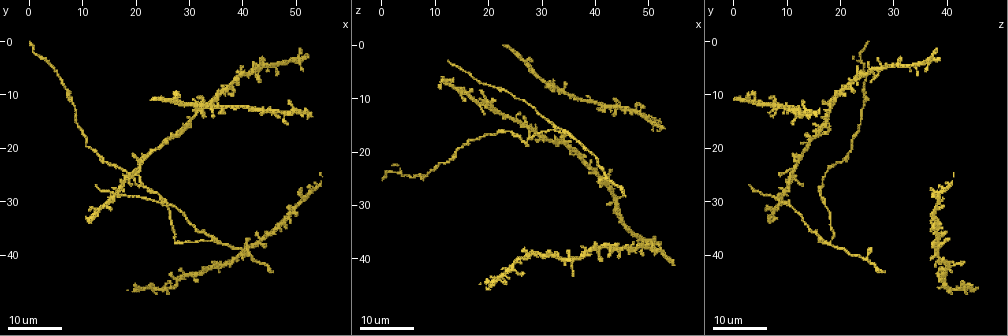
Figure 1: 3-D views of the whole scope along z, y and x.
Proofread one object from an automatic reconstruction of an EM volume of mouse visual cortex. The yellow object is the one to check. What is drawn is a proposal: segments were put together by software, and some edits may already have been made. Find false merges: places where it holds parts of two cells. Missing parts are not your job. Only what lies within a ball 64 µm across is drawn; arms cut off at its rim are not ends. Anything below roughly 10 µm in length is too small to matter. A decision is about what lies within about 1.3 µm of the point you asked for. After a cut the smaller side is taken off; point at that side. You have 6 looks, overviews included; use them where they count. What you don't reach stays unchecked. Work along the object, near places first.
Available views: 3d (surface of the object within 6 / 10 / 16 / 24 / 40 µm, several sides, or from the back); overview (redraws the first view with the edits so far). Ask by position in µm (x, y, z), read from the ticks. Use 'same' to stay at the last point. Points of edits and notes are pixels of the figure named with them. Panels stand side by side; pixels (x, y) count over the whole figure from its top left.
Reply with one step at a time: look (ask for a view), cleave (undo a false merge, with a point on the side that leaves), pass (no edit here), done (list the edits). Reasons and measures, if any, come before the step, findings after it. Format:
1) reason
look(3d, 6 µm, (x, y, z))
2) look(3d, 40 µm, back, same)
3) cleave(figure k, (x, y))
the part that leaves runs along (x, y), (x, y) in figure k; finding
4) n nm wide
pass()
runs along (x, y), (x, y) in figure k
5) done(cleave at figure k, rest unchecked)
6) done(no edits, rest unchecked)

calibre changes
look(3d, 16 µm, (31.5, 35.0, 14.5))

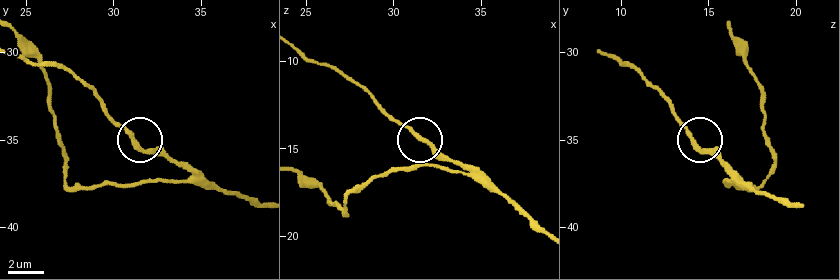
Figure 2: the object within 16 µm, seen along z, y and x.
look(3d, 10 µm, (31.0, 34.8, 13.9))

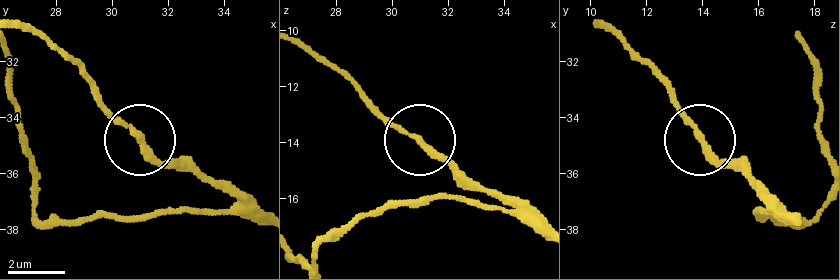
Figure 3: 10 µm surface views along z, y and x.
pass()
runs along (640, 61), (705, 147), (745, 173) in figure 3; all the same cell

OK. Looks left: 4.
three-way junction
look(3d, 24 µm, (34.5, 37.5, 16.5))

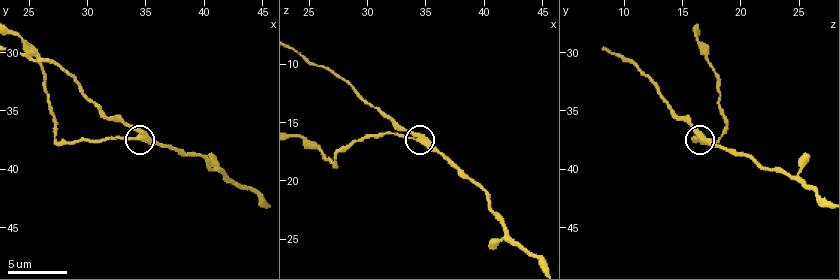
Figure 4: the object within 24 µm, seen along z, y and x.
closer look
look(3d, 10 µm, (34.6, 37.4, 16.6))

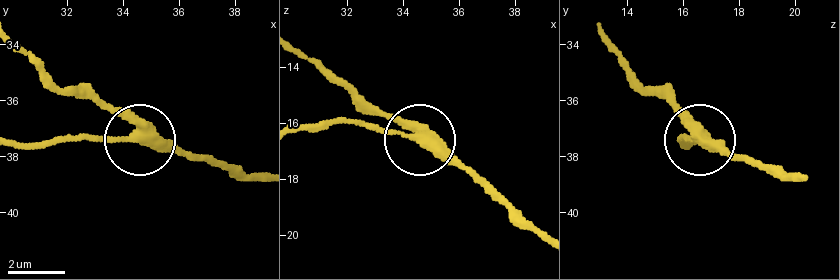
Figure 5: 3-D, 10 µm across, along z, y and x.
pass()
runs along (605, 38), (701, 139), (741, 153) in figure 5; continuous, no second cell

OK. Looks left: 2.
looks like a crossing
look(3d, 24 µm, (42.5, 37.5, 38.0))

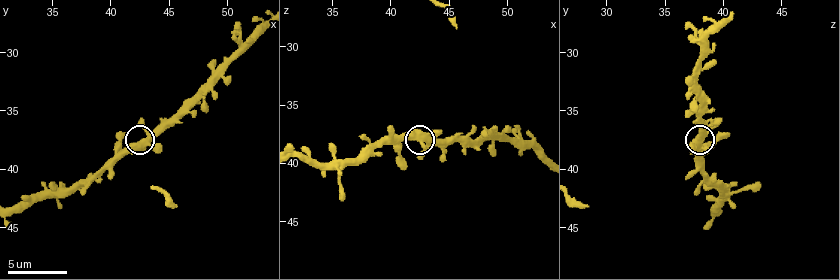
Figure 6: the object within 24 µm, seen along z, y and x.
closer look
look(3d, 10 µm, (42.8, 37.6, 37.8))

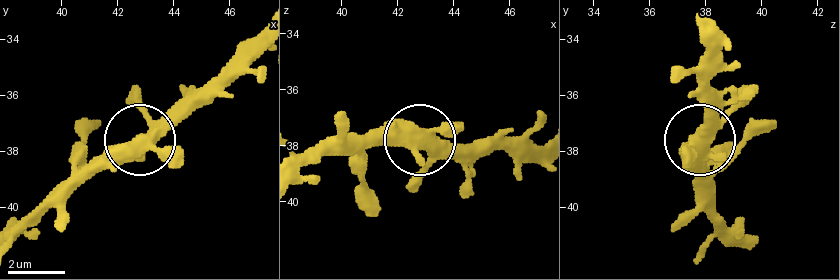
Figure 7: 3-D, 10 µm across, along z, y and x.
450 nm wide
pass()
continuous, no second cell

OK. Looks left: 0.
done(no edits, rest unchecked)

